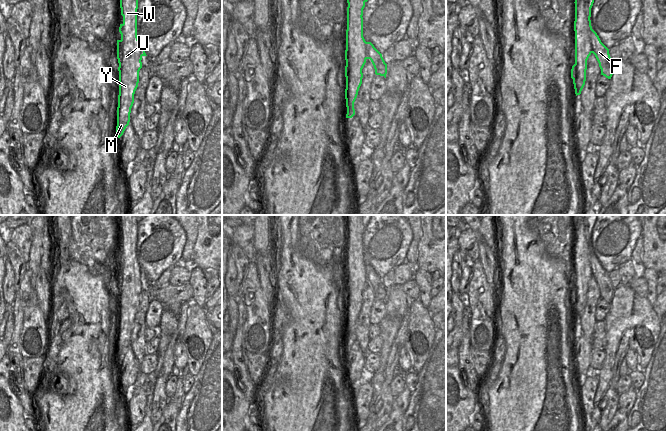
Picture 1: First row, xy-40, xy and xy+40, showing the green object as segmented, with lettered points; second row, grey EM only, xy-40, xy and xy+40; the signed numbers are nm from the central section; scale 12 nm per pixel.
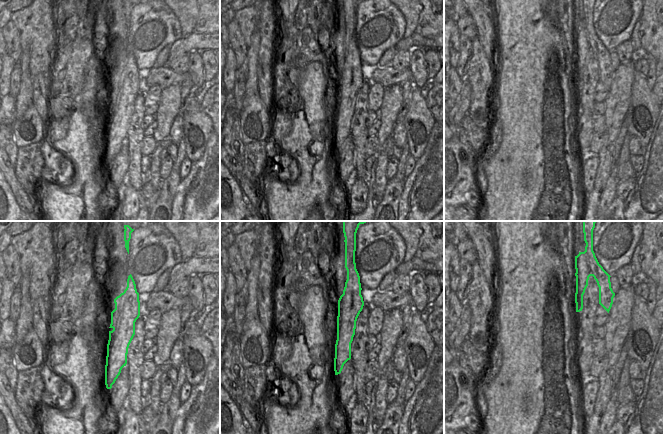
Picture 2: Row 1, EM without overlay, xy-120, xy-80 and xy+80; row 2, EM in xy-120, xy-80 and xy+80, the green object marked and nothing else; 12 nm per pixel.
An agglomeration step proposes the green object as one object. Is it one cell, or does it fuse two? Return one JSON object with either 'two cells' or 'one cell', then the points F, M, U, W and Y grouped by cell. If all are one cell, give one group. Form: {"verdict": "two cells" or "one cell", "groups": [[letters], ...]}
{"verdict": "two cells", "groups": [["F"], ["M", "U", "W", "Y"]]}

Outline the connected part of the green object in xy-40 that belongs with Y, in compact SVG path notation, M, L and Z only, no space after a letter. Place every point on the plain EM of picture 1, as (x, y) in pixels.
M118 215L120 219L121 239L123 247L120 248L119 256L121 263L117 264L117 283L119 287L119 319L117 331L117 361L120 362L130 346L131 332L134 327L134 318L139 307L139 295L142 292L142 272L137 261L137 215Z

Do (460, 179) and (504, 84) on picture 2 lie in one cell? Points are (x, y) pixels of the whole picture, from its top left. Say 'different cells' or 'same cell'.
different cells

